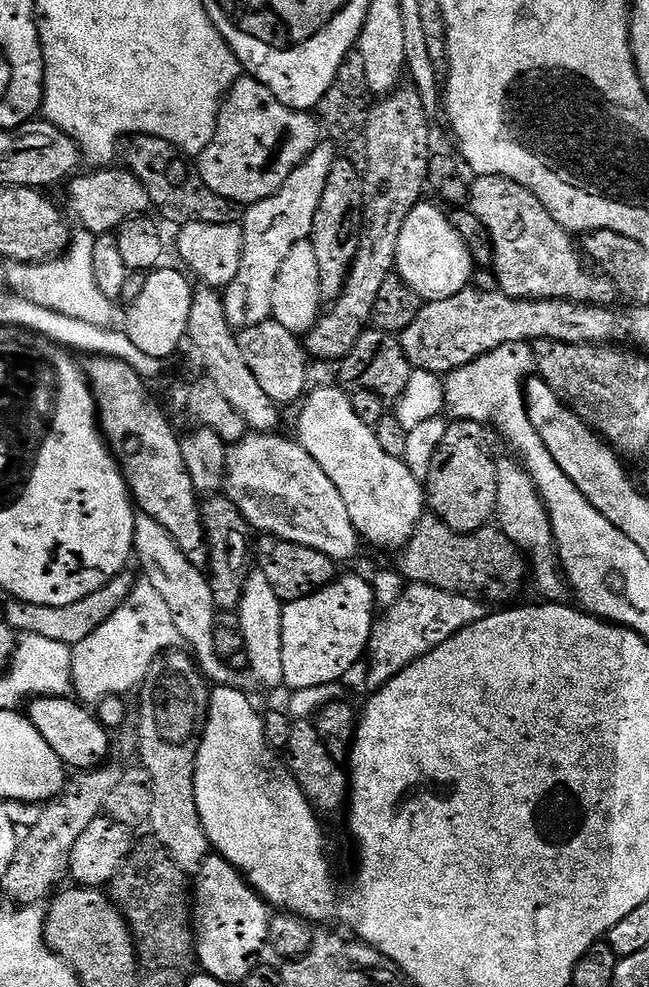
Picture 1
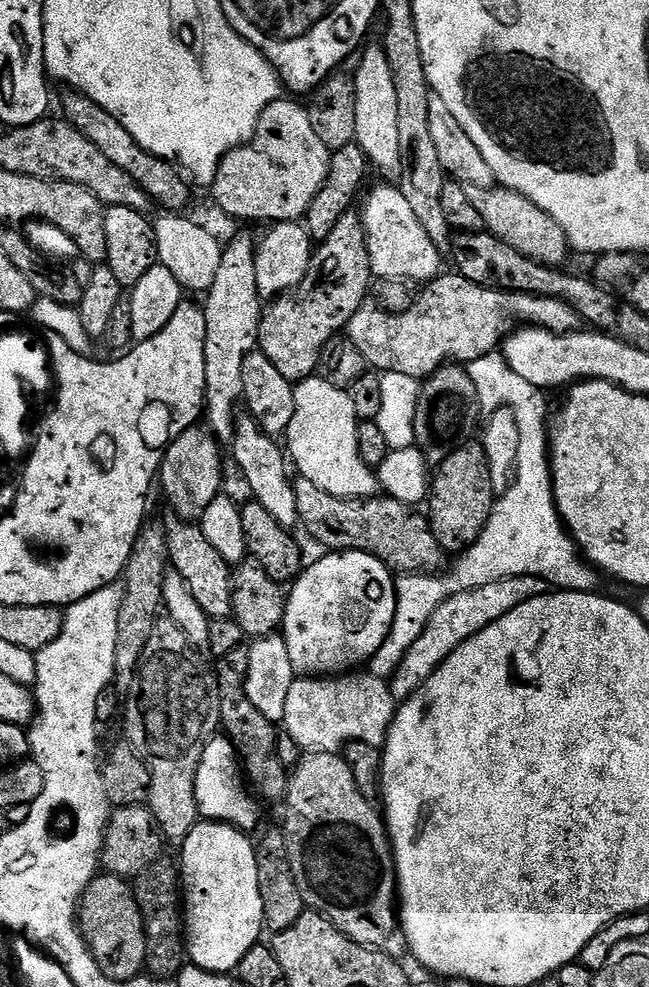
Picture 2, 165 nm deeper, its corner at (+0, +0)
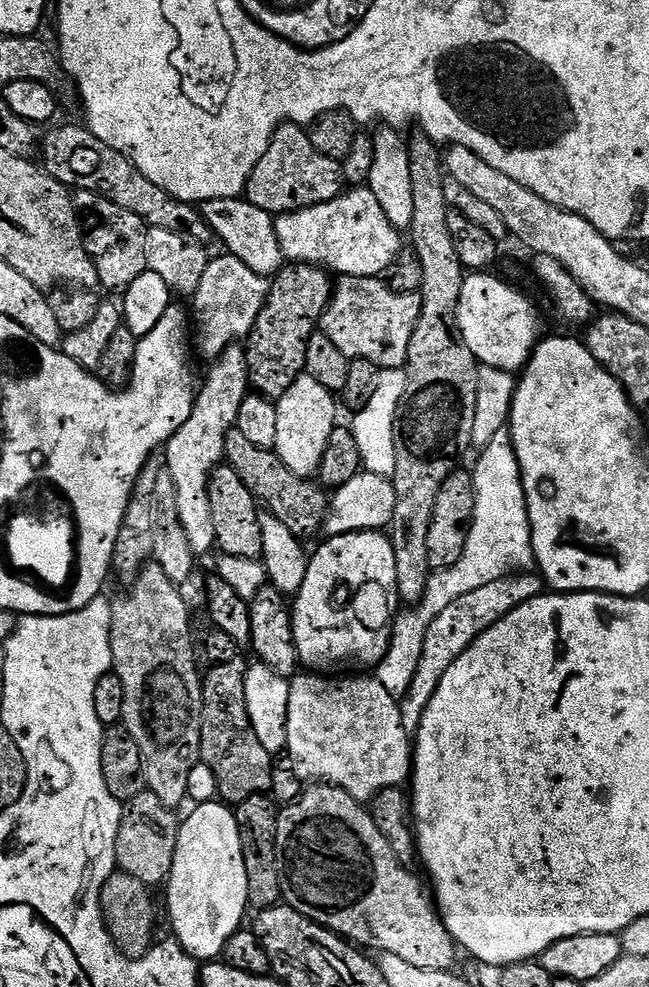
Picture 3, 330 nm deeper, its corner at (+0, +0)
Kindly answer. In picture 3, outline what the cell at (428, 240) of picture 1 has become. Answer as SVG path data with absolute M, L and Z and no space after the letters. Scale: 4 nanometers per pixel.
M367 186L348 191L330 202L277 215L276 233L284 255L296 264L319 264L329 273L340 276L383 277L402 250L401 233L382 214L378 198L374 198Z

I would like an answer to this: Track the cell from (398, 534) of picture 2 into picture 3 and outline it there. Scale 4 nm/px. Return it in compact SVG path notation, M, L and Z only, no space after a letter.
M235 430L226 438L224 455L226 462L238 474L238 478L246 482L246 486L255 494L257 501L267 511L272 512L274 518L286 522L286 526L290 526L294 535L307 538L316 531L318 533L321 531L330 503L323 487L317 486L311 479L294 474L282 462L282 458L276 456L273 449L254 446L254 442L248 441L242 433Z

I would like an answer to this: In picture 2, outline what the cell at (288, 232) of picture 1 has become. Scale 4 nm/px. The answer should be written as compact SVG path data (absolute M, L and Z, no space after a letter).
M240 236L237 240L232 240L220 253L220 265L218 266L218 278L214 278L214 282L208 288L206 293L206 299L203 301L202 307L206 314L206 338L204 339L204 353L206 354L206 390L204 391L204 406L206 409L206 427L213 436L216 437L217 441L228 442L231 441L232 435L236 432L236 421L238 419L238 411L236 407L241 407L242 397L244 391L242 390L242 362L249 356L251 352L257 351L258 348L258 330L260 329L260 318L262 315L262 297L258 290L258 278L256 277L256 245L255 239L251 240L248 236Z

